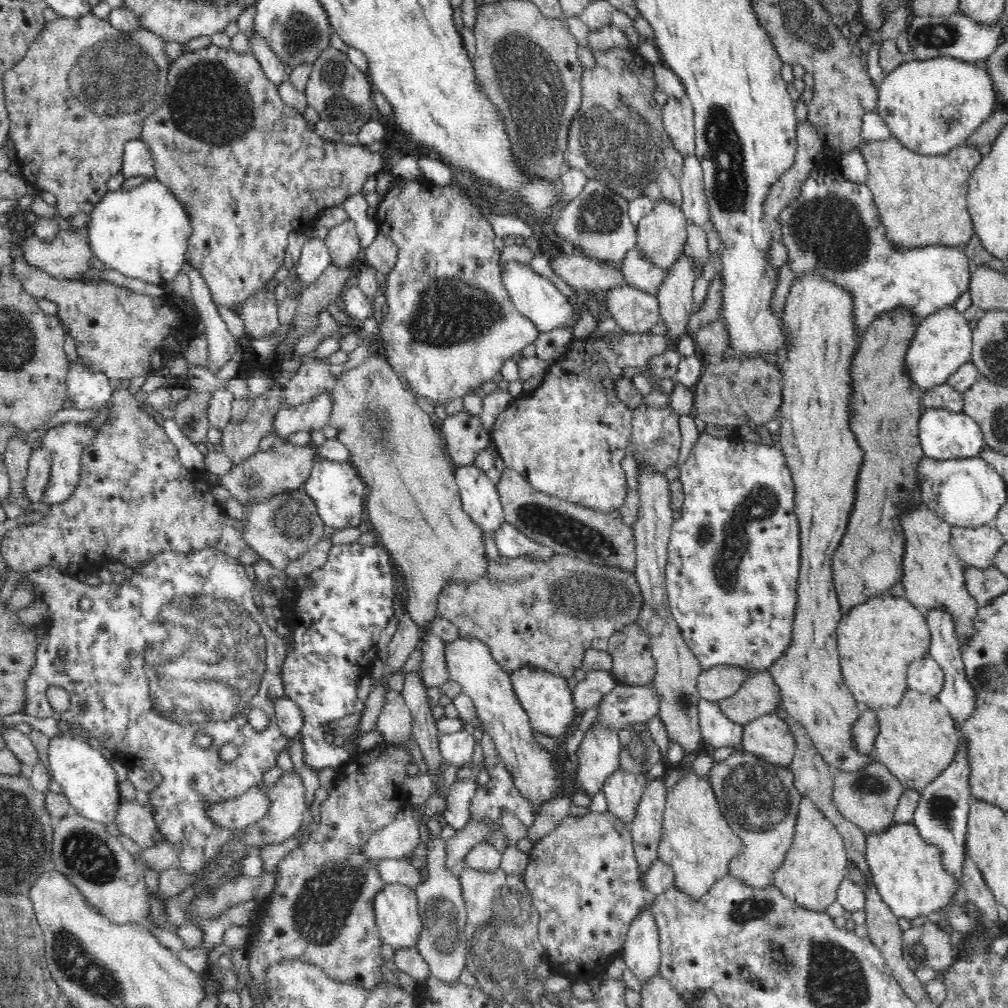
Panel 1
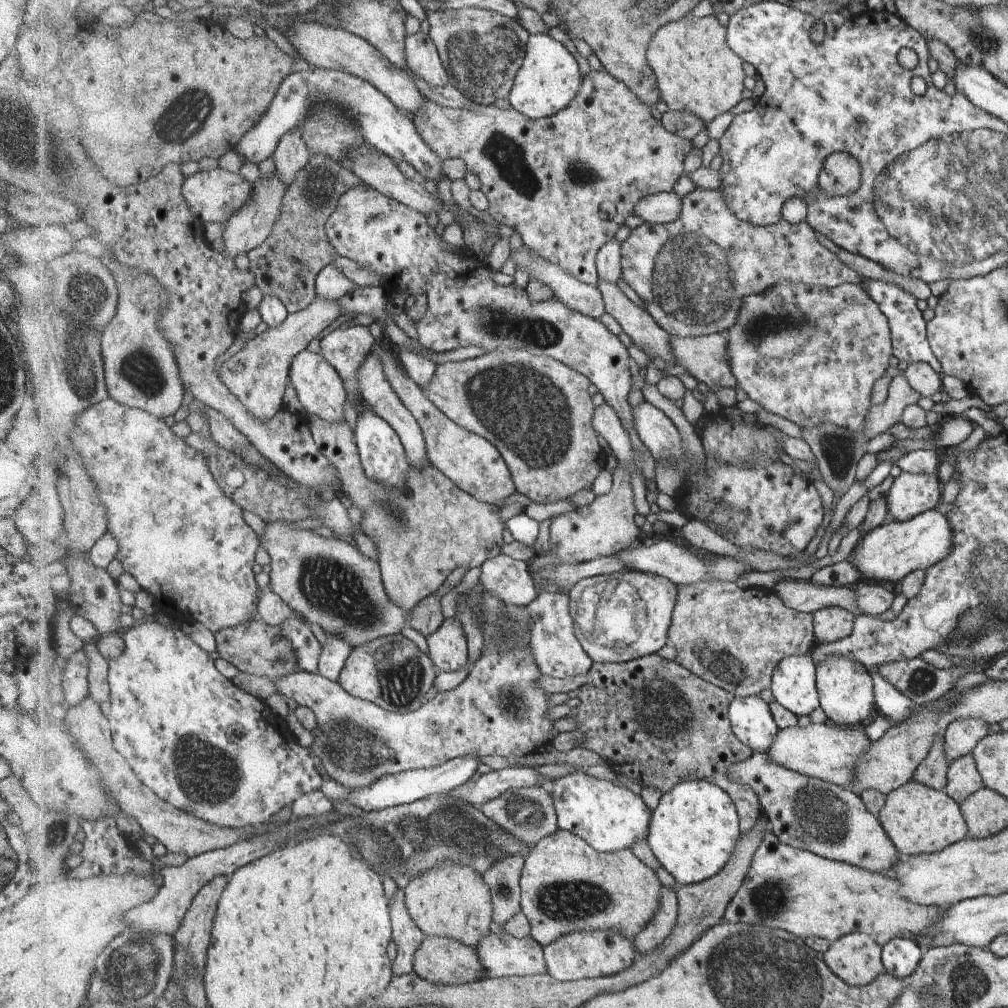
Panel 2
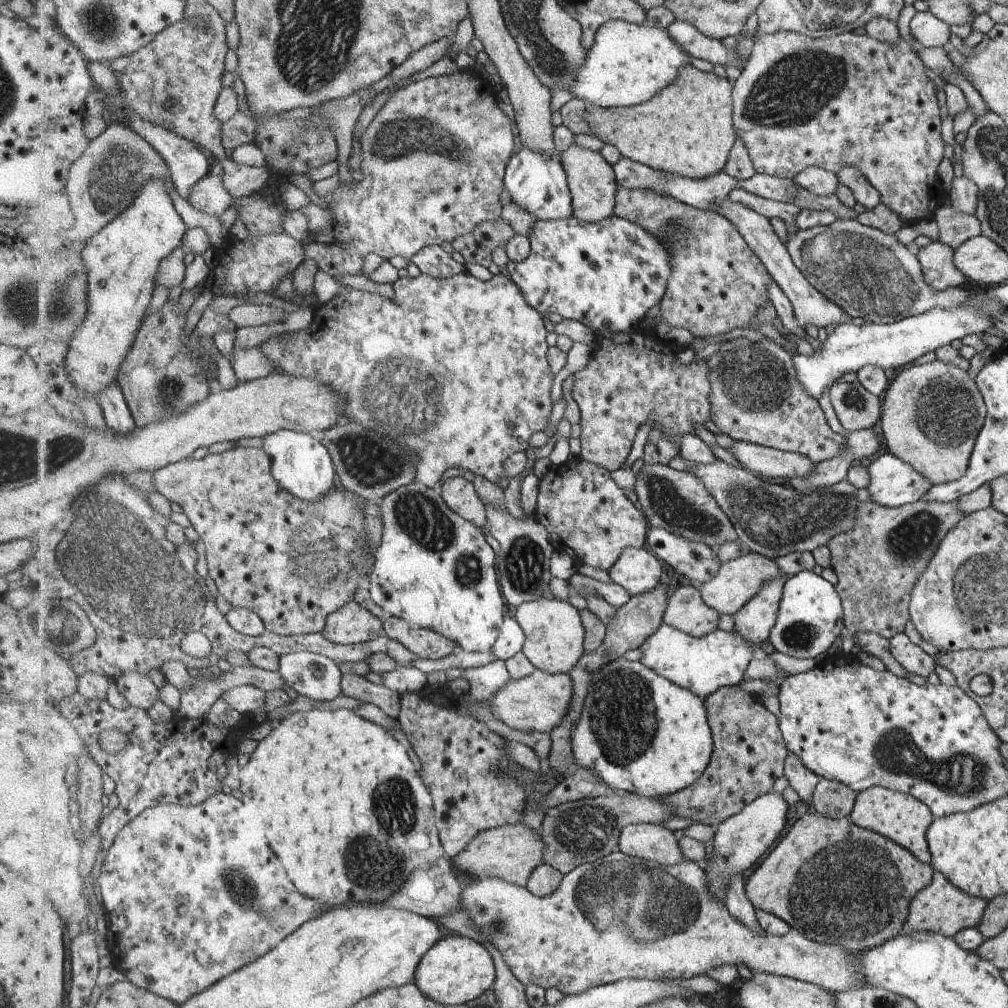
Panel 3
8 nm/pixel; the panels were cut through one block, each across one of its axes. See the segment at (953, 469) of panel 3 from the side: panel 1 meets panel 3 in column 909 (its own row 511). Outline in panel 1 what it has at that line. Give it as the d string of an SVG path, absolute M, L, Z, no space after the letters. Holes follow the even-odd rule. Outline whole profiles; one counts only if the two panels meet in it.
M379 353L375 357L367 357L359 367L348 371L338 382L334 382L330 387L330 391L331 398L333 398L333 410L329 425L339 431L336 439L348 449L348 453L350 453L348 463L356 470L360 480L366 485L366 490L368 490L366 510L368 510L371 531L376 534L378 544L384 547L392 557L395 569L400 571L406 583L405 589L408 592L408 601L405 610L419 631L417 647L420 647L421 651L422 644L424 644L424 634L426 634L426 630L430 626L434 625L434 621L438 617L436 614L437 600L440 592L444 590L444 586L448 586L452 582L472 583L476 582L478 578L488 576L488 554L486 553L485 542L487 534L472 521L468 513L464 512L464 507L462 507L460 502L460 487L458 487L455 481L455 473L452 471L453 466L451 466L452 461L444 447L445 441L438 436L438 432L436 432L429 414L424 412L420 406L417 406L416 398L410 392L404 390L400 383L400 378L396 376L390 365L386 363L384 357Z

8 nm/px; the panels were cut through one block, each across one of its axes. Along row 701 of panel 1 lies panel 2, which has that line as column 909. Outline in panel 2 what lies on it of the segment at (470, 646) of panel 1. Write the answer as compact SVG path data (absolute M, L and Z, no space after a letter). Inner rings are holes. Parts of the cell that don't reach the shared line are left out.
M900 472L893 477L884 499L886 516L891 521L905 522L938 505L939 482L935 474Z

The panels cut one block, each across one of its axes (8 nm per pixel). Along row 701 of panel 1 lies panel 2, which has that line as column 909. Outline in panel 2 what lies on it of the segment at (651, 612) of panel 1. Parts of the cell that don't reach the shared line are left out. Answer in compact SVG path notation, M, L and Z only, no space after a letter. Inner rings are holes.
M919 657L885 662L870 670L879 672L883 680L889 681L893 688L918 705L941 698L967 671L962 667L933 668Z

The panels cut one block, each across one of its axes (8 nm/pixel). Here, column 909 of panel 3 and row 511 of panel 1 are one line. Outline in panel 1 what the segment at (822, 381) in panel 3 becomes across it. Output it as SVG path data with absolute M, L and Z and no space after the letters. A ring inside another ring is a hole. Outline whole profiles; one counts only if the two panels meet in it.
M316 459L310 477L303 484L306 494L314 501L319 517L332 529L357 528L362 518L362 500L365 484L348 462Z

